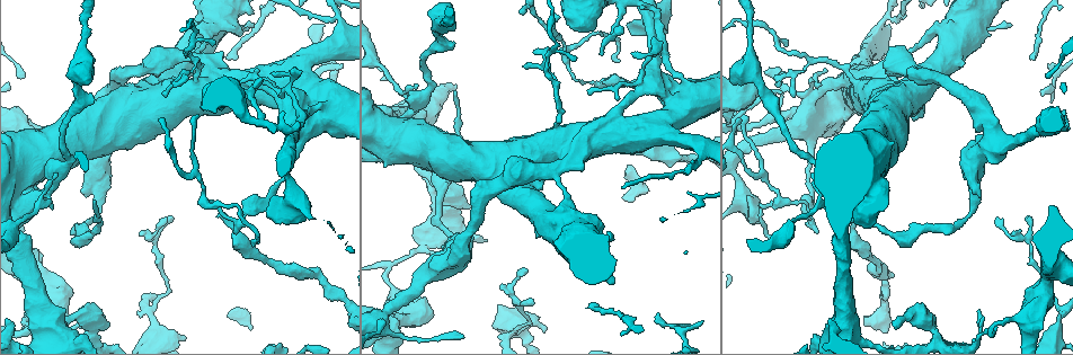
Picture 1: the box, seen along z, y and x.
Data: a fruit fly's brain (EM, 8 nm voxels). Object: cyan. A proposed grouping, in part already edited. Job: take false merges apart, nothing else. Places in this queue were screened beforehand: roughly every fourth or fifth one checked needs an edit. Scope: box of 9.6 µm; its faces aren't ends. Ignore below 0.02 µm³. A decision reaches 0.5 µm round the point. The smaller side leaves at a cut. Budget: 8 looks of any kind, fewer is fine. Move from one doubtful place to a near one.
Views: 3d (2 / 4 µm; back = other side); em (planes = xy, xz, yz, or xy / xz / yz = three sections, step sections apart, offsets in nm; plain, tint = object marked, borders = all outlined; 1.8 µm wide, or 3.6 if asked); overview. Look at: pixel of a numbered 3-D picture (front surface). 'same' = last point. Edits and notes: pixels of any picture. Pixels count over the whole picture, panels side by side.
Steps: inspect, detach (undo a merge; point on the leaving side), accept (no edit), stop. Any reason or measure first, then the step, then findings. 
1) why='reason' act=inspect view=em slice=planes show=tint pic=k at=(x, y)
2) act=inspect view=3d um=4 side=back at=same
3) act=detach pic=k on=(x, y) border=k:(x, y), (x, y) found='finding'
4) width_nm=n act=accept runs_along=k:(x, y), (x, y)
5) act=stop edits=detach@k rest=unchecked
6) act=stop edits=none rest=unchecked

why='thick turns thin' act=inspect view=3d um=4 side=back pic=1 at=(699, 160)

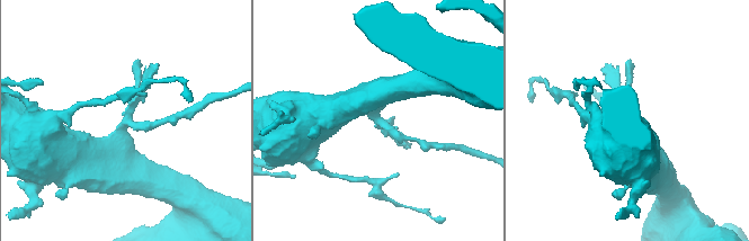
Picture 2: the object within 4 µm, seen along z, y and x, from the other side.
act=inspect view=em slice=planes show=tint pic=2 at=(377, 122)

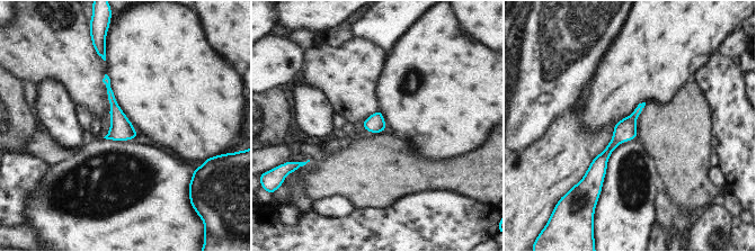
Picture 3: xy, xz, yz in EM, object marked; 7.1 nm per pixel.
act=accept found='all the same cell'

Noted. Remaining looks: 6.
why='thick turns thin' act=inspect view=em um=3.6 slice=planes show=tint pic=1 at=(205, 28)

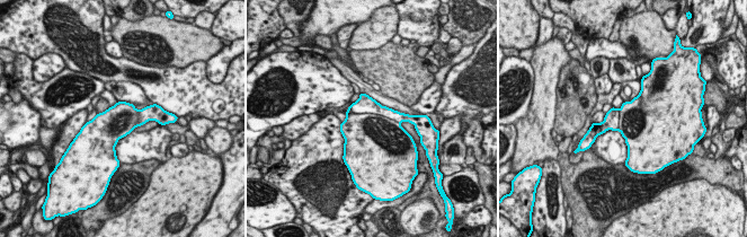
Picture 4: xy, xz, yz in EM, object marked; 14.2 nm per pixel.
act=detach pic=4 on=(365, 104) part_leaving=4:(352, 108), (375, 107), (405, 119) found='two cells meet here'

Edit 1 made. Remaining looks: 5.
act=stop edits=detach@4 rest=unchecked

